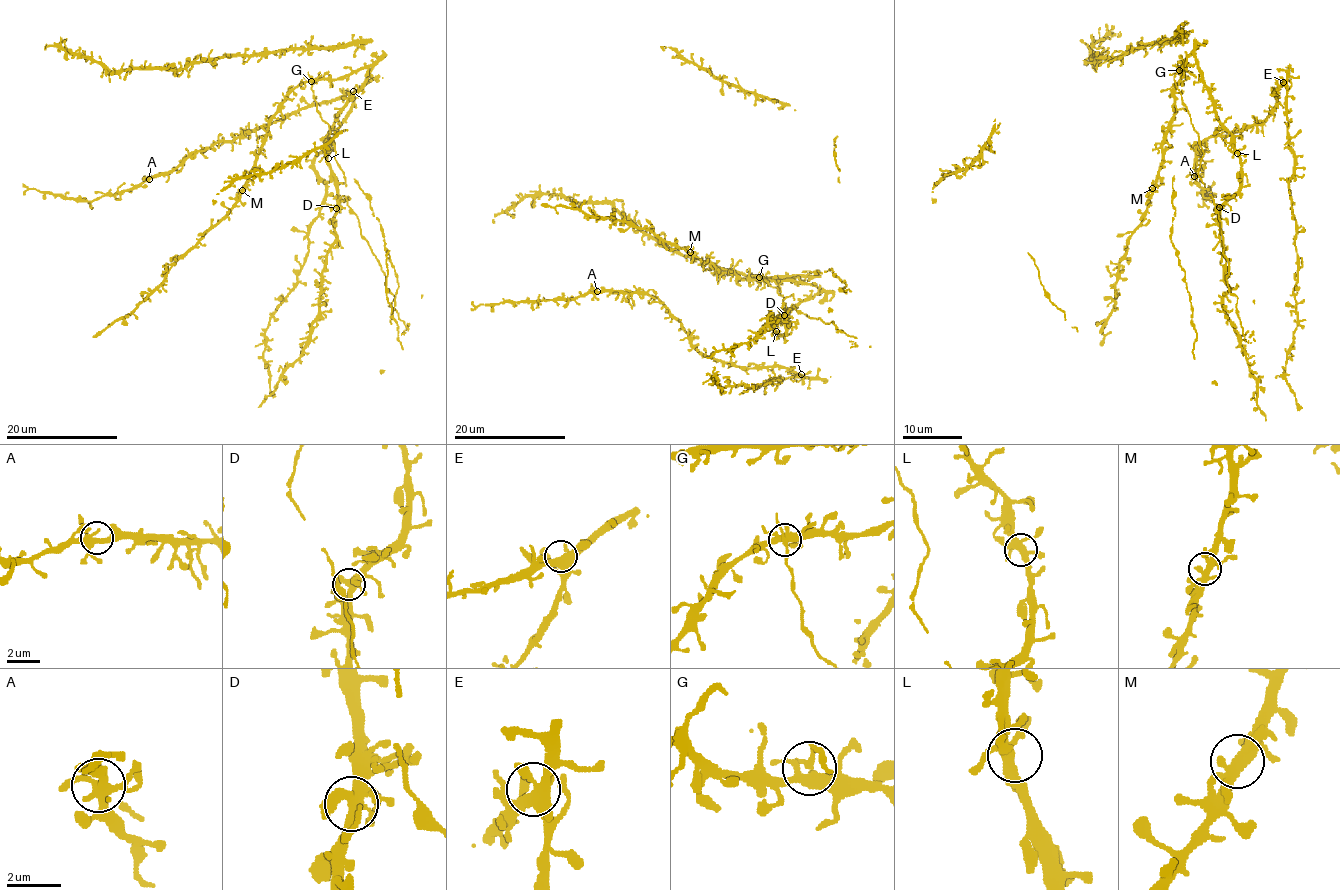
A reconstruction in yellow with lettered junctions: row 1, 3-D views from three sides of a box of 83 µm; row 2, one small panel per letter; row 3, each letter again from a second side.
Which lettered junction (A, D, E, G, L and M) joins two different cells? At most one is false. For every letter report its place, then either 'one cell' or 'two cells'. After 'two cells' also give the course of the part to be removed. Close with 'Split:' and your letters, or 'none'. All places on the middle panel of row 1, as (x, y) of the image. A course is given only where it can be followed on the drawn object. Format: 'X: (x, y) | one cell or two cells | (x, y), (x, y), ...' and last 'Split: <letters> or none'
A: (597, 291) | one cell
D: (784, 315) | one cell
E: (801, 374) | one cell
G: (759, 277) | one cell
L: (776, 331) | one cell
M: (690, 252) | one cell
Split: none

